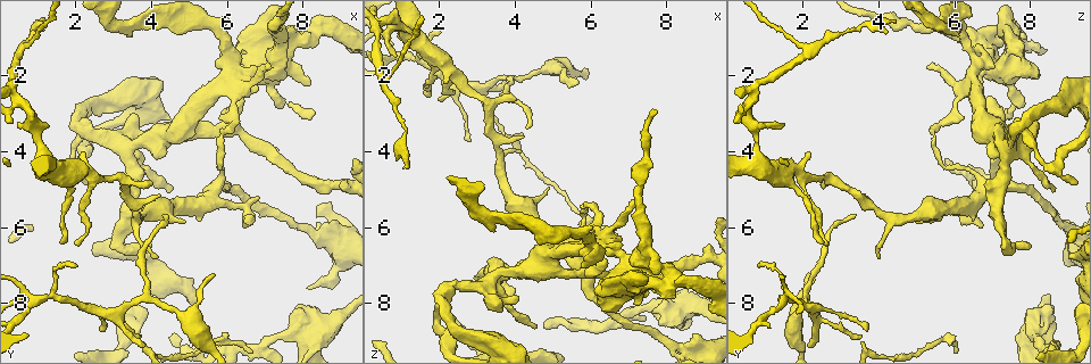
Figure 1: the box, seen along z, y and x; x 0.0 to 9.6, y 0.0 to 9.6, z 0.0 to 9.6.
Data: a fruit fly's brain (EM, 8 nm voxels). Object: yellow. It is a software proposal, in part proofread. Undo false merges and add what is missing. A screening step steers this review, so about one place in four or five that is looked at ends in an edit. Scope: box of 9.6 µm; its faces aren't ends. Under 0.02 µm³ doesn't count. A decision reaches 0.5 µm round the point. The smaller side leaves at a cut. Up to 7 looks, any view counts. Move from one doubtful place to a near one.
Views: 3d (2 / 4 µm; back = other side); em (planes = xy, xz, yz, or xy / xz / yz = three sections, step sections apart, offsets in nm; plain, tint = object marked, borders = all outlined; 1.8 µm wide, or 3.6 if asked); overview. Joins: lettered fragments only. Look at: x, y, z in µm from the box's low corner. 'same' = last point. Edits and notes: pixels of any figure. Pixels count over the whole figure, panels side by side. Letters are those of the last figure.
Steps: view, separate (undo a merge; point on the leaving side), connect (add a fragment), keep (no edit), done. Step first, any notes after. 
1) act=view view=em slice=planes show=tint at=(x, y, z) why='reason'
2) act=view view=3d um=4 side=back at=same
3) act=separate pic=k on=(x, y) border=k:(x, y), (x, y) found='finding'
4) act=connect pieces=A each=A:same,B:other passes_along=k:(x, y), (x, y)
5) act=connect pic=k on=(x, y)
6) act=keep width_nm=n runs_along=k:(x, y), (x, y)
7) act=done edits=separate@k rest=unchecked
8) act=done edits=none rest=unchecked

act=view view=em slice=xz step=4 show=plain at=(3.60, 3.00, 8.05) why='thick end'

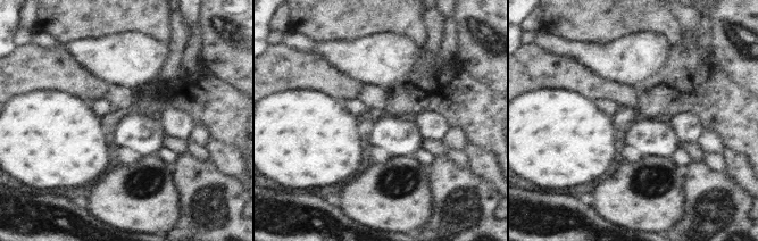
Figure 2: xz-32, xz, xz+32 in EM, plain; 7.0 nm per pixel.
act=view view=em slice=xz step=4 show=borders at=same

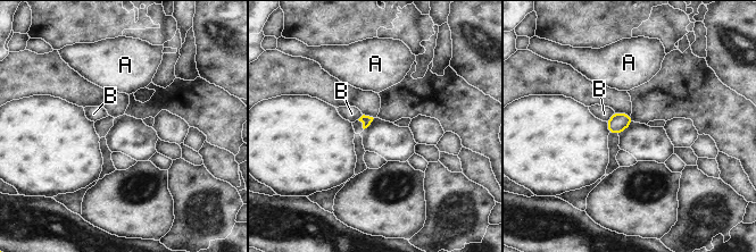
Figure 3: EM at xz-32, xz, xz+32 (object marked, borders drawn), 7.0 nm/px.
act=keep each=A:other,B:other border=3:(614, 111), (606, 122) found='no lettered fragment goes on from it'

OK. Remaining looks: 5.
act=view view=em slice=yz step=8 show=tint at=(6.05, 3.40, 5.40) why='sharp bend'

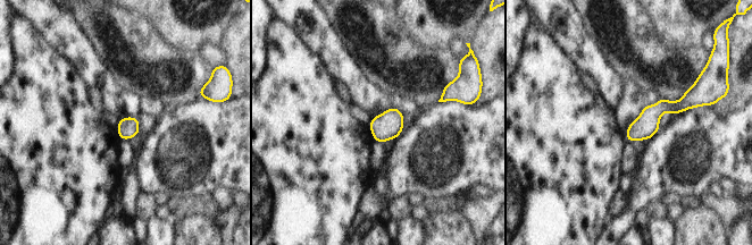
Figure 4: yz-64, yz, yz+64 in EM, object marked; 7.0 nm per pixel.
act=view view=em slice=planes show=tint at=same

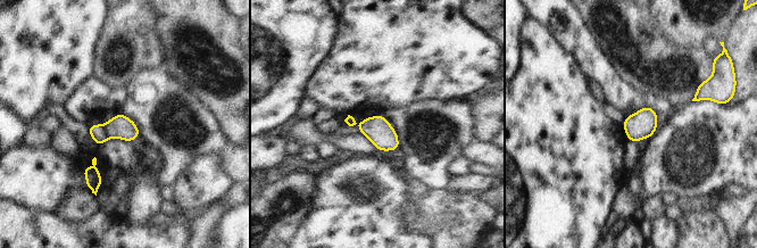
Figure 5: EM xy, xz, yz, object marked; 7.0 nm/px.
act=view view=em slice=planes show=borders at=same

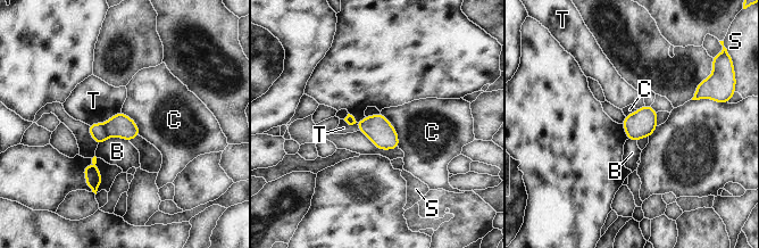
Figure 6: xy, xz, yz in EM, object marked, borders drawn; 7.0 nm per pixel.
act=separate pic=6 on=(97, 131) each=B:other,C:other,S:other,T:other border=6:(102, 124), (108, 137) found='a second neuron is stuck on'

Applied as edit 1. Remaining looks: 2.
act=view view=em slice=planes show=borders at=(6.65, 2.15, 8.25) why='stops while still wide'

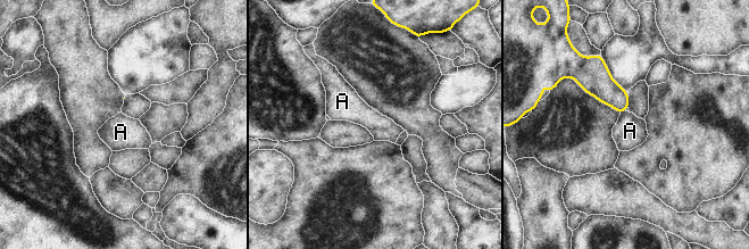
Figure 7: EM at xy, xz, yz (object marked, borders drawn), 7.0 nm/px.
act=keep each=A:other border=7:(625, 110), (621, 114) found='no lettered fragment goes on from it'

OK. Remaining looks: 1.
act=done edits=separate@6 rest=unchecked

